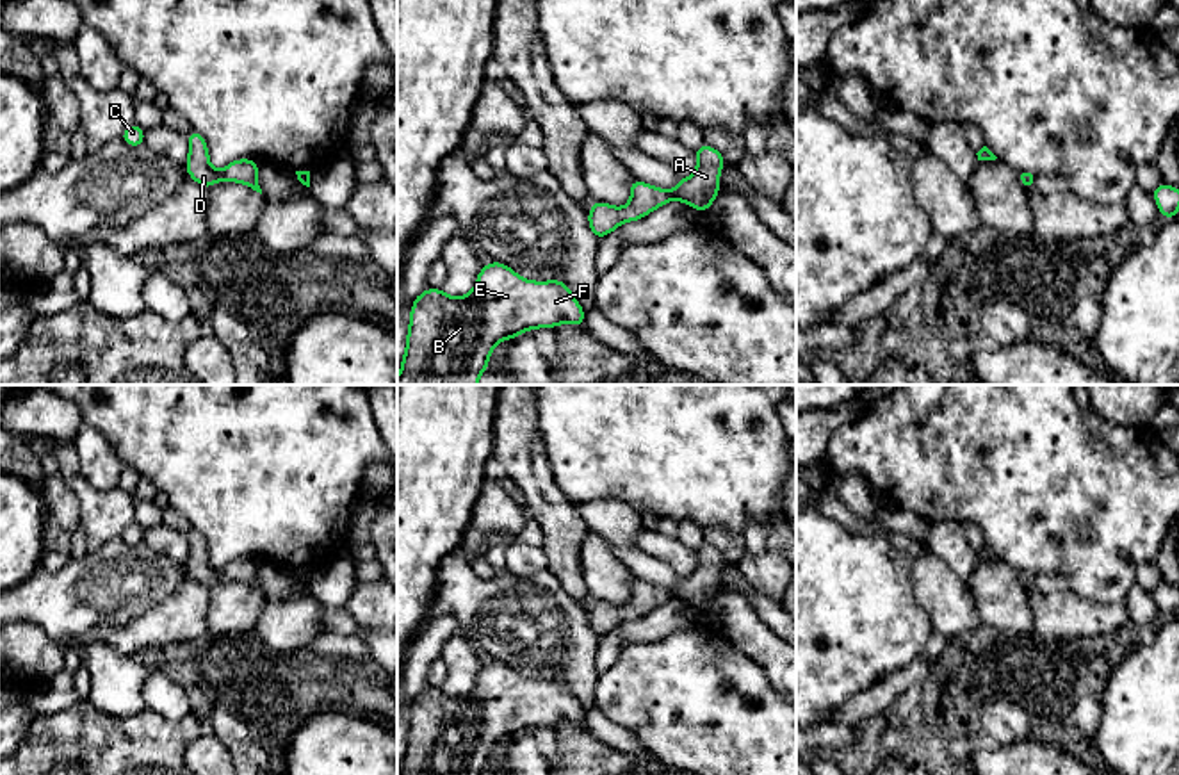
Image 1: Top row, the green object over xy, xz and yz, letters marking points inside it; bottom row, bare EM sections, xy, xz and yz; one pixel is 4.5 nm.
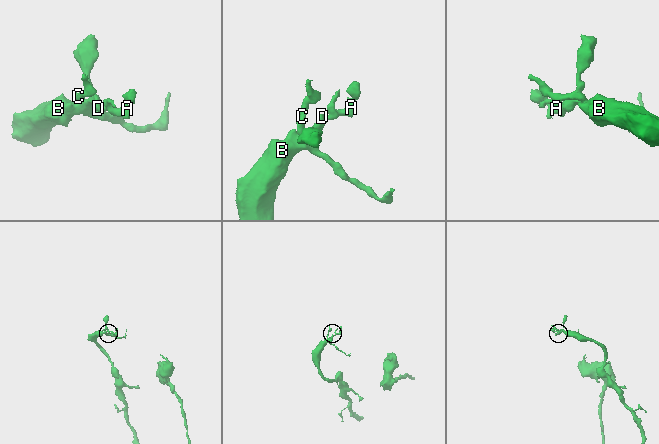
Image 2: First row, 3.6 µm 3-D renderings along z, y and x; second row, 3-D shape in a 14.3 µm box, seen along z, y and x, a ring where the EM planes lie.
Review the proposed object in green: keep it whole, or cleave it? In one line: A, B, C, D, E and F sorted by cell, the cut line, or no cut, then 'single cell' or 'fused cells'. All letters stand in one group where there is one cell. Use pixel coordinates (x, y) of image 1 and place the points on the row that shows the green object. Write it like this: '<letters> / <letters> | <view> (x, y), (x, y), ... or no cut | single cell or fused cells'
A B C D E F | no cut | single cell

